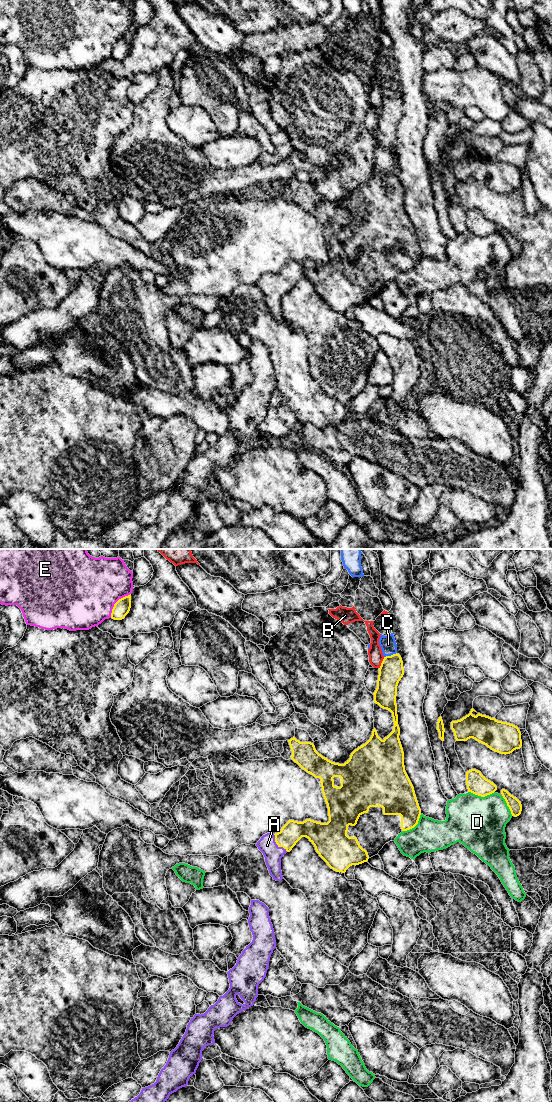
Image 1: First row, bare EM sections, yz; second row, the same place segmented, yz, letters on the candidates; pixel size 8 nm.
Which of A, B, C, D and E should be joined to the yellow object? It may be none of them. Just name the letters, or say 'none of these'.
A

